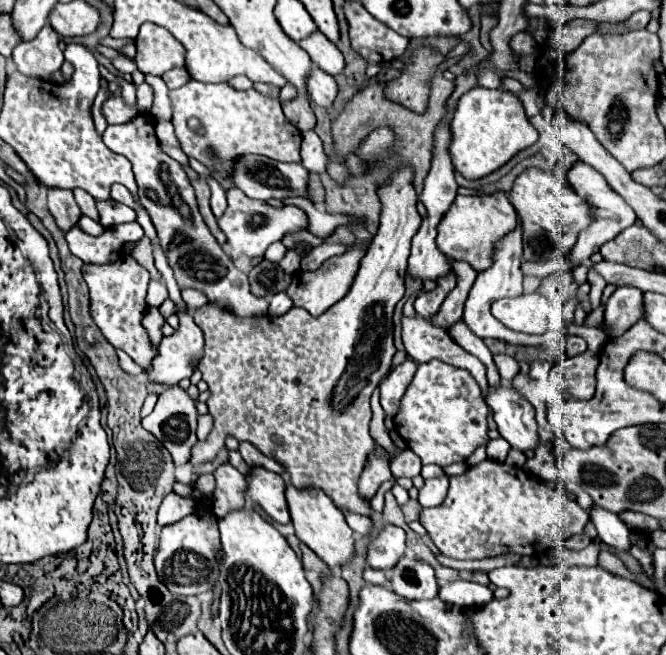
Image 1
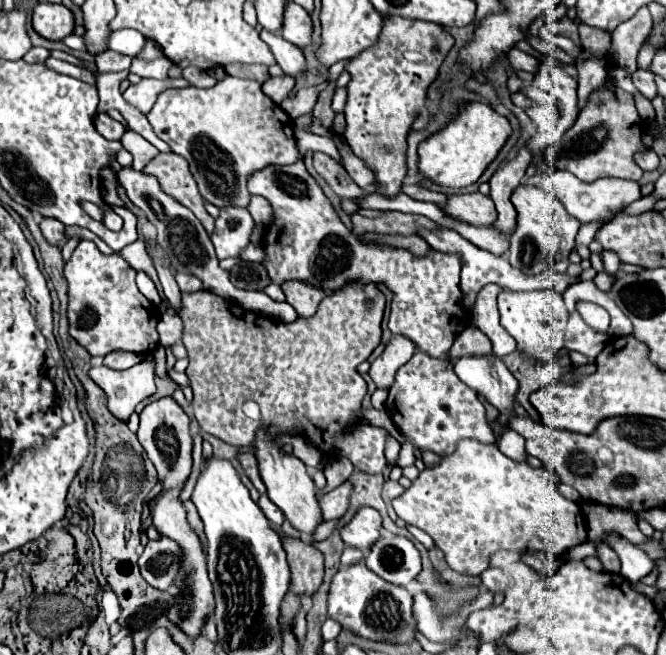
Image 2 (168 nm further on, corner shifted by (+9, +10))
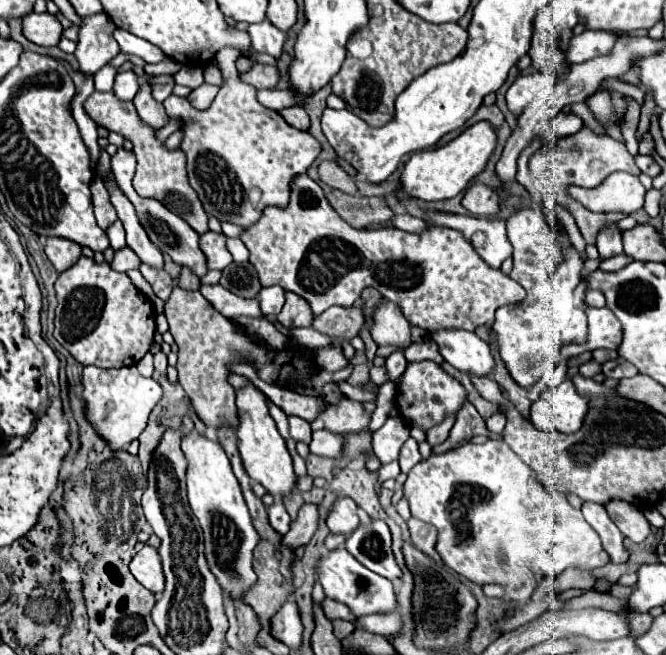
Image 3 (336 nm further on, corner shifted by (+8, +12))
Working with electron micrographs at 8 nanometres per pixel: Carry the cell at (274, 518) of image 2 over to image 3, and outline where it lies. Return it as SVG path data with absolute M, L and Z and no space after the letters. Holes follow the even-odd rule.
M277 500L277 502L269 508L269 524L271 524L271 528L275 528L275 532L279 532L279 534L285 534L285 532L289 530L289 522L291 522L291 518L289 518L287 510L285 510L283 504Z

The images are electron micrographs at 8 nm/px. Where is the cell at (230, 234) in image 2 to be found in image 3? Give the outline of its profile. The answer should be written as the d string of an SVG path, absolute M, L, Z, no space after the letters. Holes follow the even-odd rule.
M205 232L203 236L199 236L199 248L207 258L209 270L223 270L233 262L229 250L225 248L225 234Z

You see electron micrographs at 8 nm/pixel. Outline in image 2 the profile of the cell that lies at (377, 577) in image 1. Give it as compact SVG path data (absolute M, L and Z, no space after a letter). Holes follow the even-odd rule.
M346 548L344 554L342 554L342 566L352 566L354 562L360 562L364 560L364 552L358 550L358 548Z

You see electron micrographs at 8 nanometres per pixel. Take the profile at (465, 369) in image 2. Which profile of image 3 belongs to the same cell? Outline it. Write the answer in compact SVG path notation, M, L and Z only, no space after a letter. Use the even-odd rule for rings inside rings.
M445 328L429 334L429 338L437 344L443 360L455 366L457 370L473 376L491 374L495 360L491 356L489 346L475 332Z

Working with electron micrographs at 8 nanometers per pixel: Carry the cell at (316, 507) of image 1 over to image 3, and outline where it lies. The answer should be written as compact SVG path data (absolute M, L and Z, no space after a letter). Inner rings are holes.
M247 384L239 390L237 394L237 416L239 416L239 428L237 428L237 438L239 438L239 456L243 460L245 472L257 480L271 496L287 496L295 488L295 472L293 472L293 462L287 452L285 440L281 438L275 420L269 414L269 404L267 398L261 390L257 390L253 384Z

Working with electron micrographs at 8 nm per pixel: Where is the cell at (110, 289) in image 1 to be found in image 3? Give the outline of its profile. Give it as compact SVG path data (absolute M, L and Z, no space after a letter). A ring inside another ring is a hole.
M81 256L77 264L59 274L55 282L57 342L83 366L123 368L137 364L153 342L155 310L143 292L139 292L127 274L111 270L107 262L95 264L93 258Z

